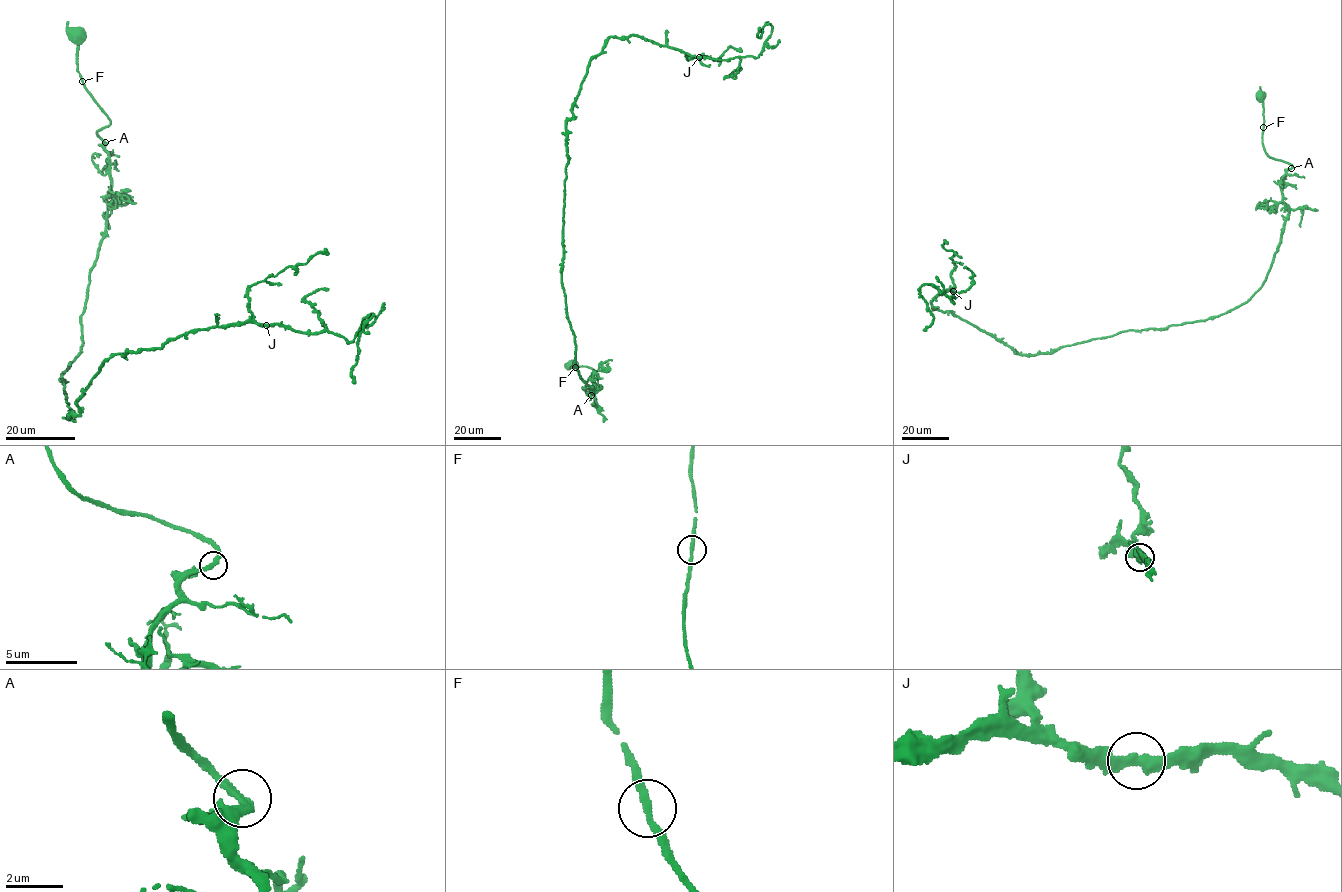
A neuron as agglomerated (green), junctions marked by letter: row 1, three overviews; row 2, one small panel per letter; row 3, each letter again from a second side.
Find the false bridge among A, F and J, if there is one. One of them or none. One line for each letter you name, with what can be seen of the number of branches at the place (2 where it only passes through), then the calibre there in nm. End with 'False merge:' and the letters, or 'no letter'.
False merge: no letter

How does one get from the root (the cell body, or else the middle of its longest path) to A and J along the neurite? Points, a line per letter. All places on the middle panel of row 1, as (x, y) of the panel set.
A: (570, 364), (573, 368), (587, 366), (594, 370), (586, 385), (586, 394), (591, 395)
J: (570, 364), (594, 370), (594, 393), (561, 281), (566, 122), (589, 61), (631, 35), (699, 57)

